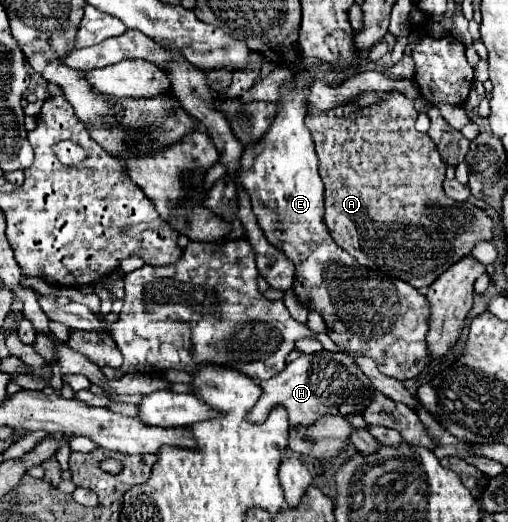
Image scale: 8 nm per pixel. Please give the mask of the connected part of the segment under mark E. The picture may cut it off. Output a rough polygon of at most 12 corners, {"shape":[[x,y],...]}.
{"shape":[[282,88],[240,182],[340,352],[396,380],[430,362],[428,300],[322,222],[308,90]]}

